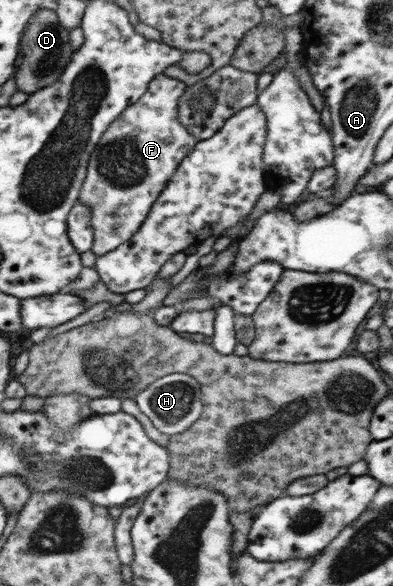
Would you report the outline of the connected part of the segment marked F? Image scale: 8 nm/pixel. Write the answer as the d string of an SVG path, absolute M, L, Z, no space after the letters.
M161 73L149 84L142 97L133 105L127 106L118 120L109 125L90 155L78 201L91 208L94 233L91 250L97 257L113 251L137 233L181 160L197 145L198 139L189 134L187 128L179 122L178 102L186 88L187 85L181 81L167 78Z

